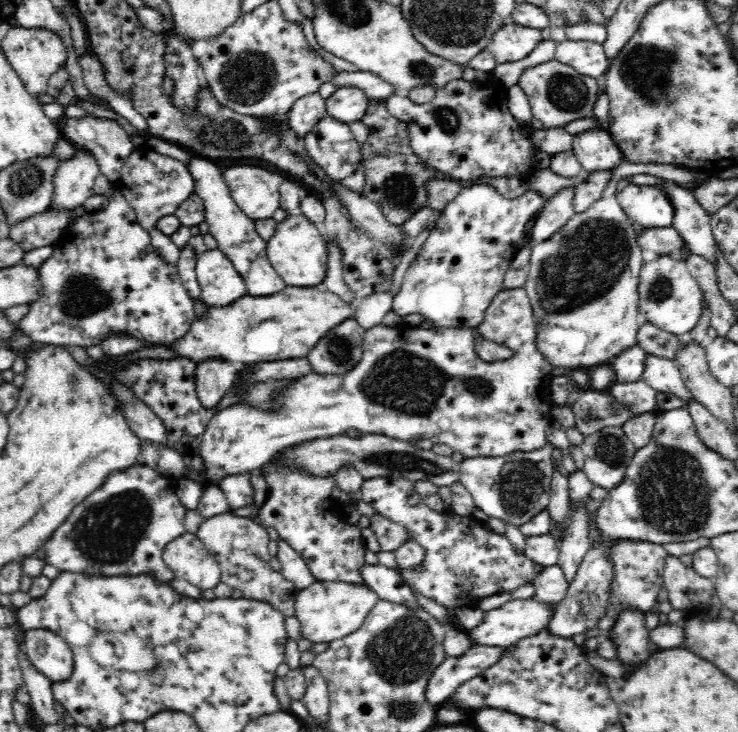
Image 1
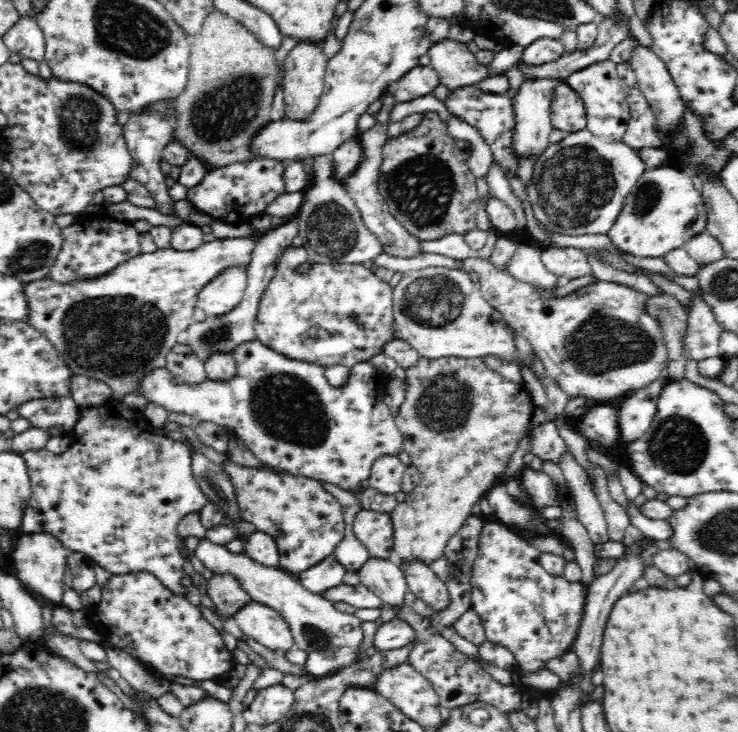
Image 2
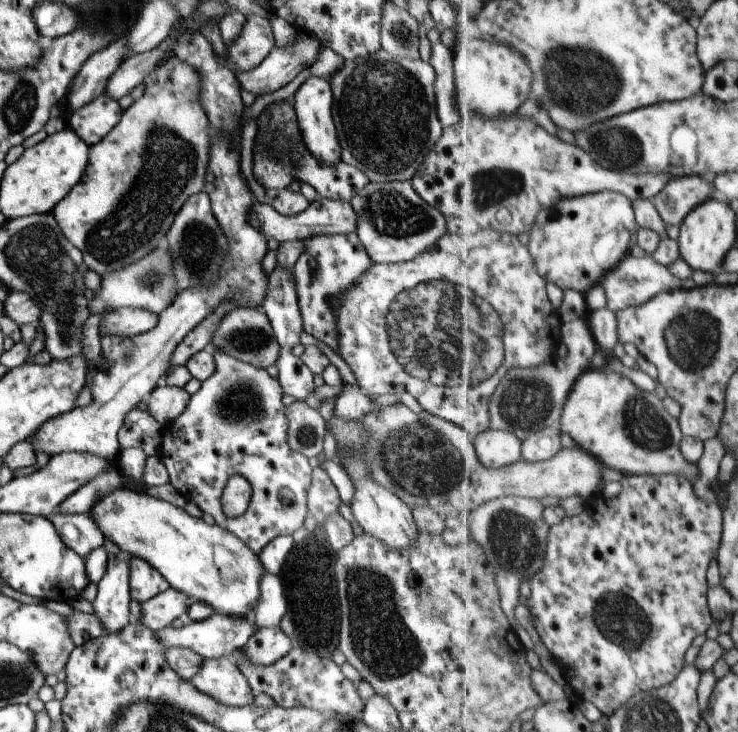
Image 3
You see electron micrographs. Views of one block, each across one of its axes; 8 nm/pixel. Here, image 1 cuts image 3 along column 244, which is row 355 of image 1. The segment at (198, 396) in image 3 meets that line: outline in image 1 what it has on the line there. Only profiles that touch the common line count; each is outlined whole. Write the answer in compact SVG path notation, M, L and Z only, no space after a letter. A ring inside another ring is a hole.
M525 287L515 288L512 290L502 290L490 303L487 308L482 322L474 328L458 328L428 325L426 328L408 328L408 327L388 327L384 325L376 325L364 331L363 338L363 355L360 362L350 371L343 375L322 375L312 371L297 379L290 379L288 384L282 390L274 390L274 394L270 396L270 406L268 408L259 408L243 402L243 399L232 406L218 410L206 425L204 434L202 435L199 455L204 459L204 467L209 474L209 478L220 478L220 476L239 475L242 473L256 470L264 464L272 460L274 454L282 450L312 439L336 436L345 434L346 430L354 428L361 433L381 434L393 439L411 441L415 443L421 438L428 438L433 443L445 444L452 448L454 452L460 452L465 458L476 458L477 456L506 456L511 452L530 452L544 448L548 444L546 439L546 428L550 426L553 416L550 411L554 407L554 402L549 396L549 382L553 374L551 362L548 362L541 354L536 344L537 322L533 315L533 308L529 297L525 292ZM480 338L492 341L496 344L504 345L504 347L512 351L510 358L504 360L496 360L496 362L486 362L477 356L475 352L475 342Z

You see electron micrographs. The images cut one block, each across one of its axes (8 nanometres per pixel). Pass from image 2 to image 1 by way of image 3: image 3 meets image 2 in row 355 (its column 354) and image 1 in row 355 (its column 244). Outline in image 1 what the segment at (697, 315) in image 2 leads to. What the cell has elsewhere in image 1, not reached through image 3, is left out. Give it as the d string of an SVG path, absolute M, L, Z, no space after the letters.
M648 321L638 329L637 339L638 345L645 352L670 360L676 359L679 350L687 345L678 338L678 335L666 332Z

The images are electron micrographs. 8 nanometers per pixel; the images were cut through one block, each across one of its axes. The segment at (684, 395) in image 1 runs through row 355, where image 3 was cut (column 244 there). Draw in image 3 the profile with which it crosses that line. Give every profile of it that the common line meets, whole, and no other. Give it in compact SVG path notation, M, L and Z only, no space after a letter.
M257 627L251 638L242 646L241 652L251 664L267 666L284 657L294 645L295 642L285 636L280 627Z

